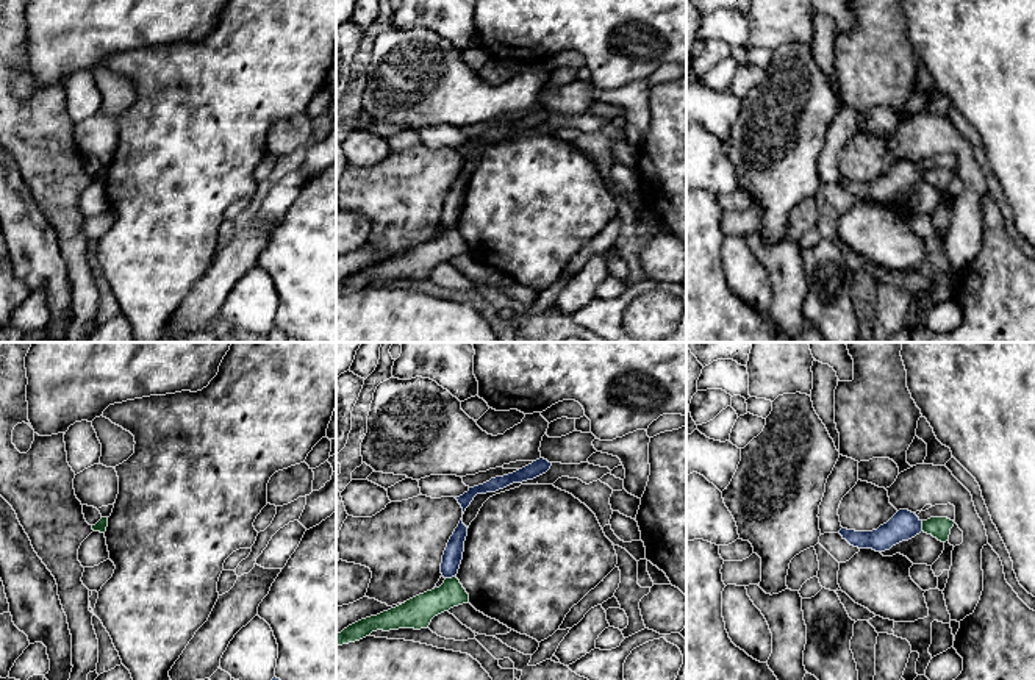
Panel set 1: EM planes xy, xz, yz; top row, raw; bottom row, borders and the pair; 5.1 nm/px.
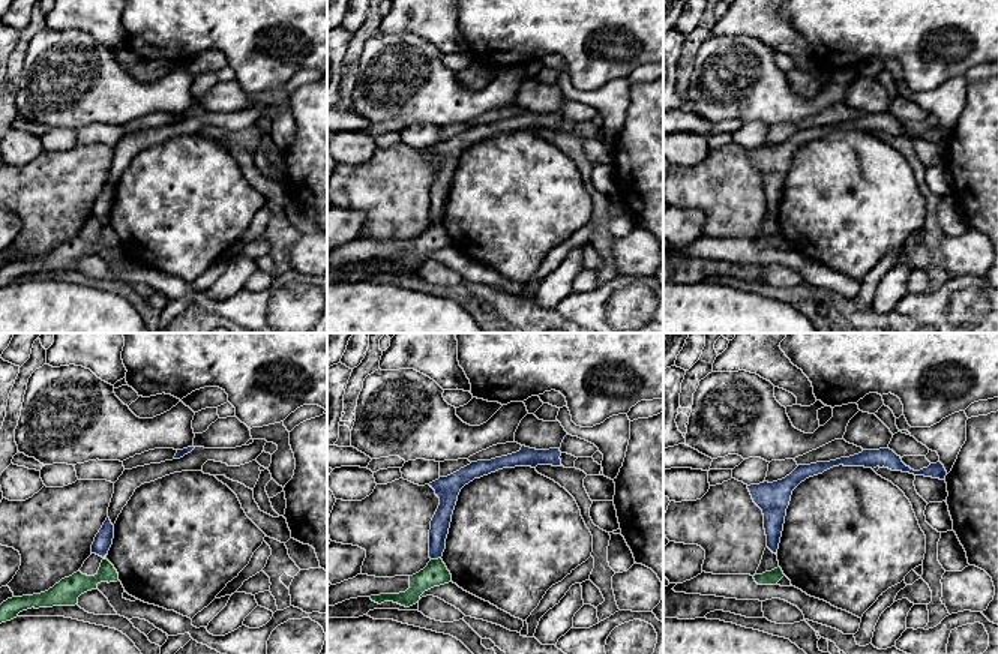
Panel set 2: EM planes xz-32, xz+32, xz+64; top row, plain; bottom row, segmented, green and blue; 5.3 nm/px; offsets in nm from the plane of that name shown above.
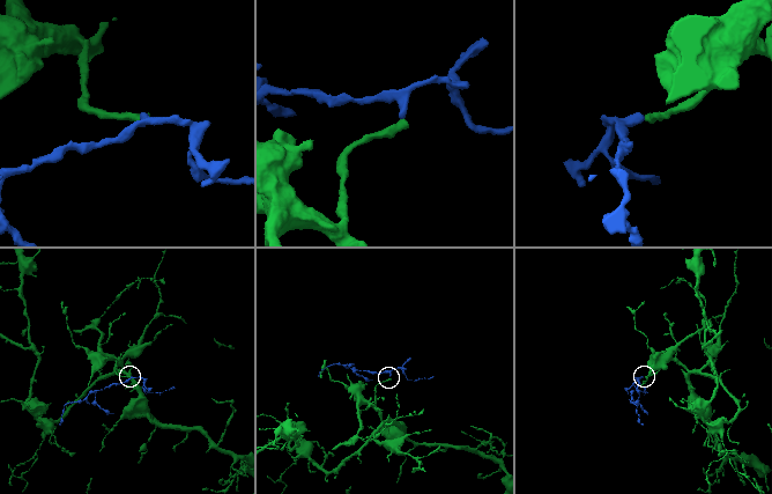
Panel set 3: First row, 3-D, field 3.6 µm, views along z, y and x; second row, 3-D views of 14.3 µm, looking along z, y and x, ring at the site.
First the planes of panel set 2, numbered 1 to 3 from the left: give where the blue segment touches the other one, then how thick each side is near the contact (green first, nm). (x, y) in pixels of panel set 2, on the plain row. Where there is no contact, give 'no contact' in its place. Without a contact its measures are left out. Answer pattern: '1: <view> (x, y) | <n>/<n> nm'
1: no contact
2: xz+32 (435, 224) | 140/110 nm
3: no contact

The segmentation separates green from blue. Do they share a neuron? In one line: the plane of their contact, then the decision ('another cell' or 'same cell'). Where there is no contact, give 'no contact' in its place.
contact in xz; another cell

